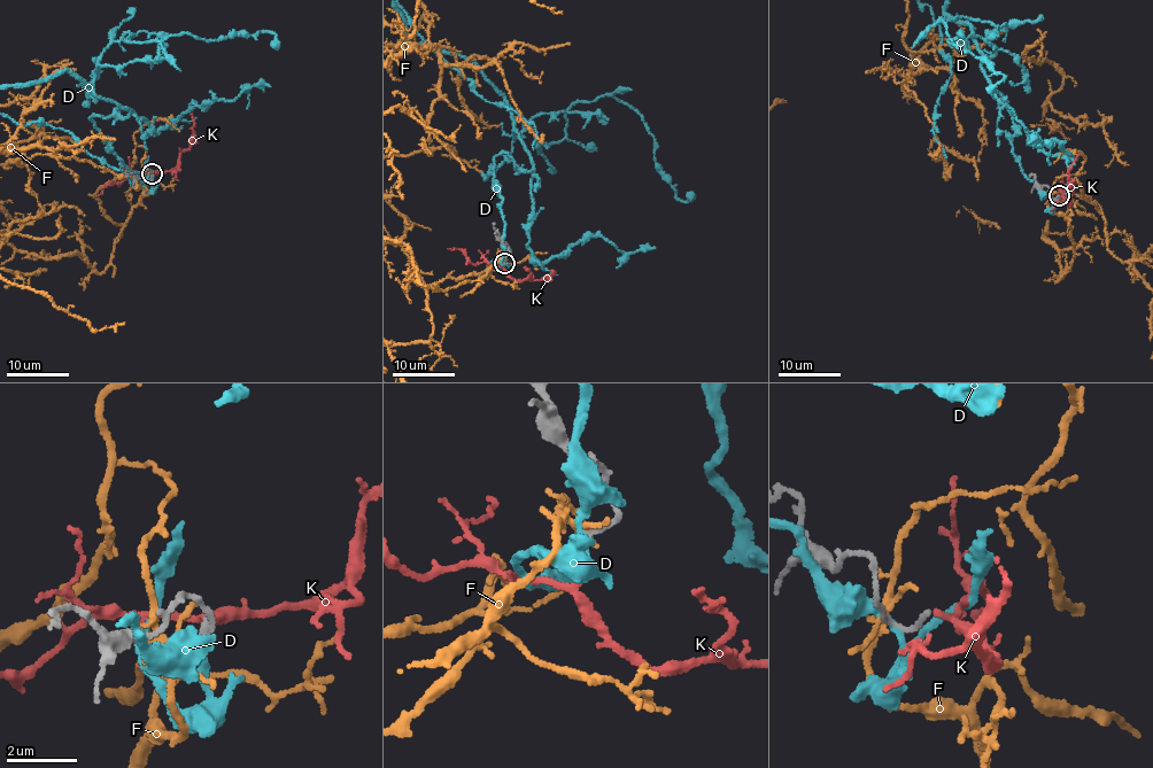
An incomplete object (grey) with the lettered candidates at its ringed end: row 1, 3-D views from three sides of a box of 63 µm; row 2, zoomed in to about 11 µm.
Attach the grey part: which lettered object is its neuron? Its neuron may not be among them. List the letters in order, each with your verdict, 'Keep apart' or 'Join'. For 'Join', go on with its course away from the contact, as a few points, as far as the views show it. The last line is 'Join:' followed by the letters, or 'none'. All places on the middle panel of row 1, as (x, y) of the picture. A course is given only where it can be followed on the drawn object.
D: Keep apart
F: Keep apart
K: Join. Its course: (504, 263), (504, 269), (513, 279), (534, 280), (554, 271), (554, 273)
Join: K

